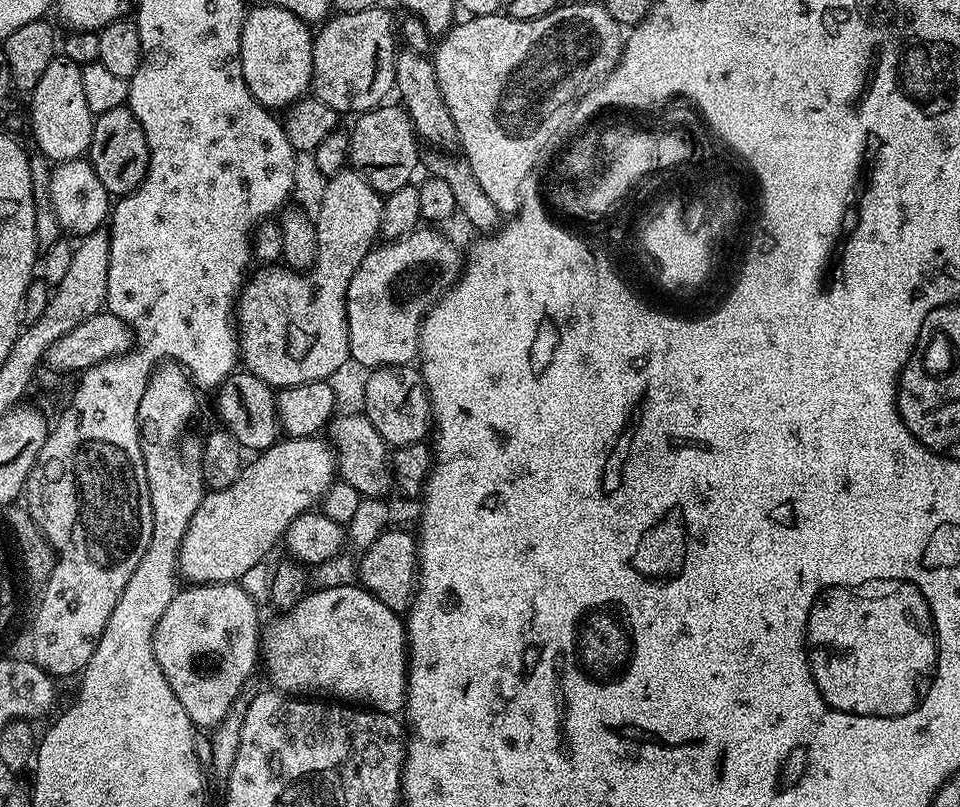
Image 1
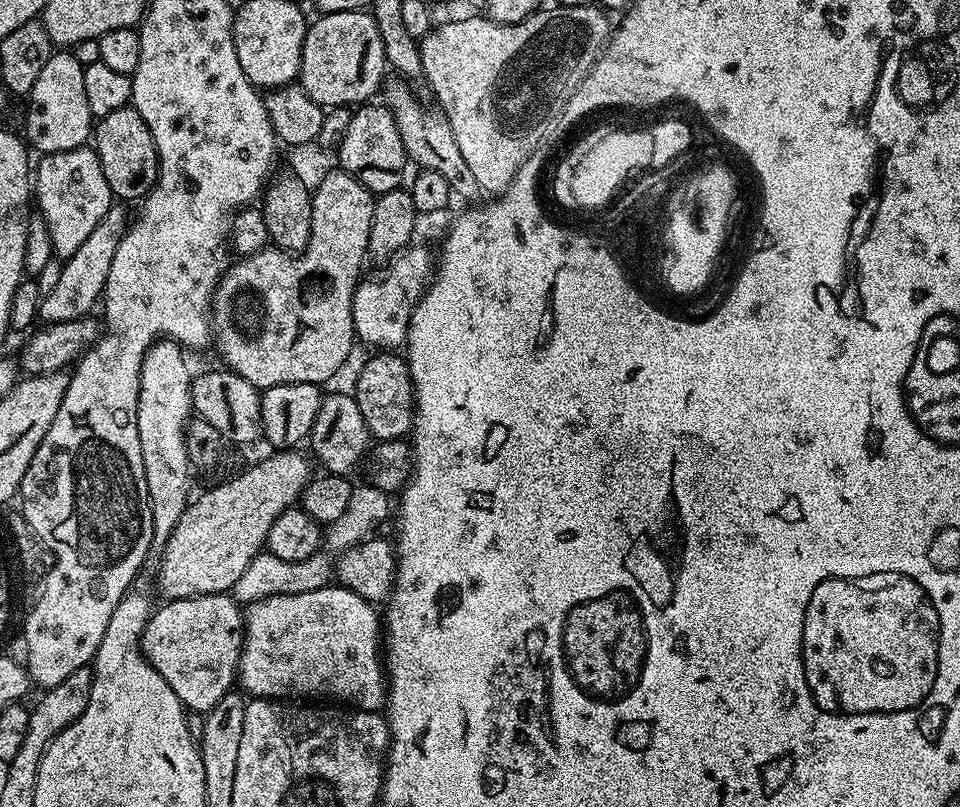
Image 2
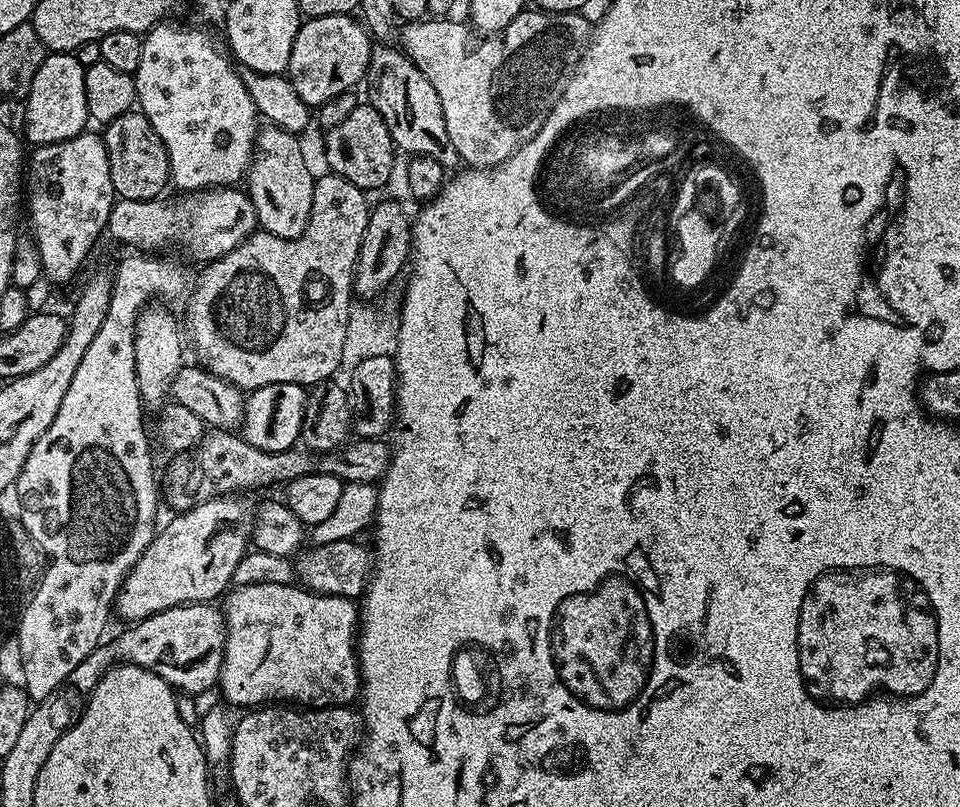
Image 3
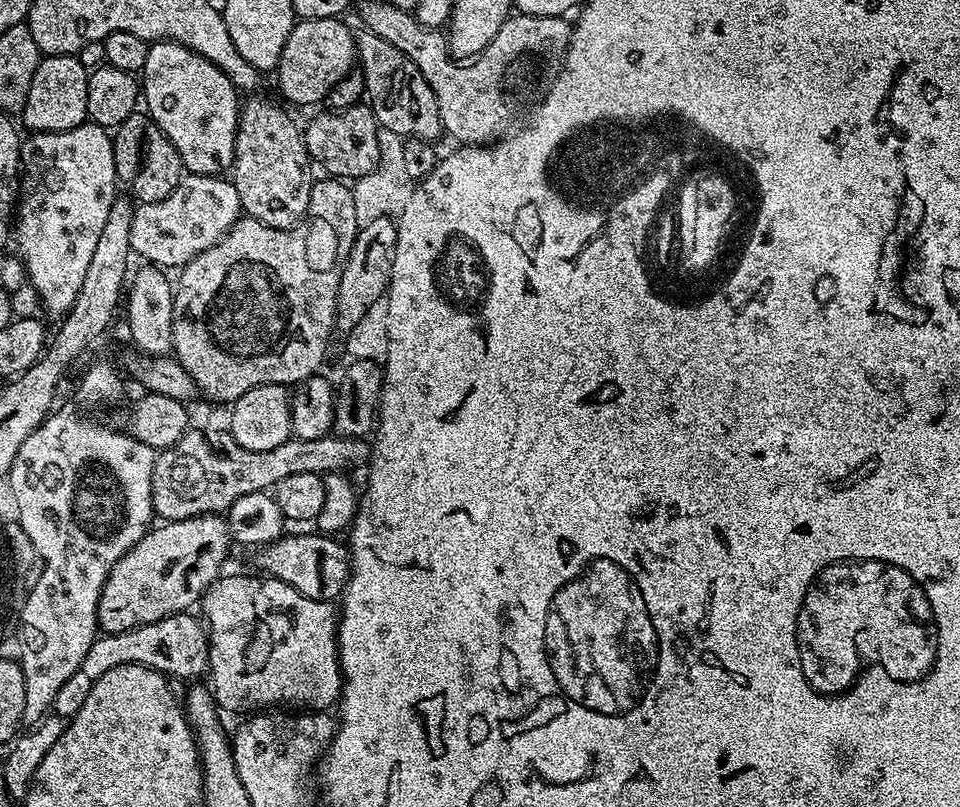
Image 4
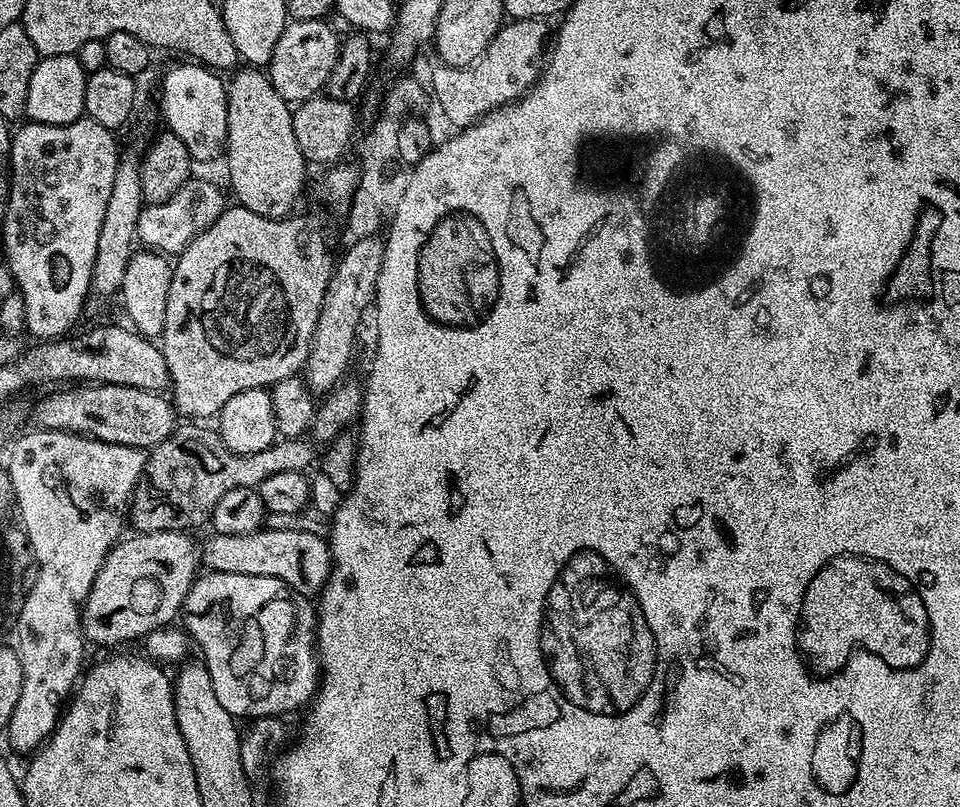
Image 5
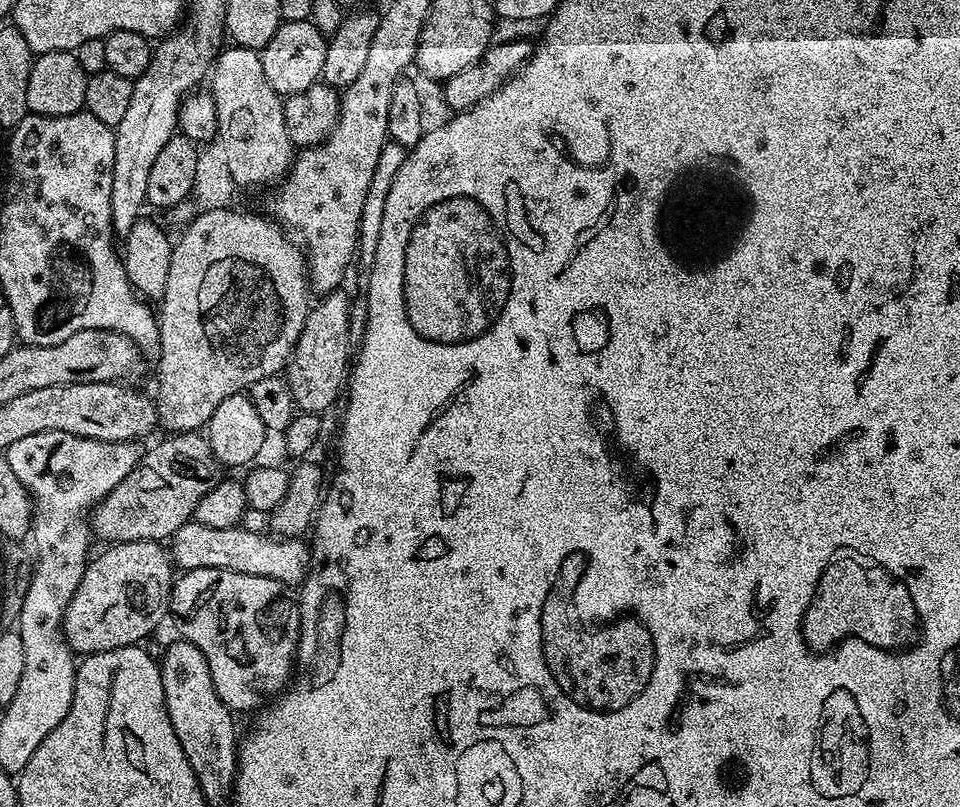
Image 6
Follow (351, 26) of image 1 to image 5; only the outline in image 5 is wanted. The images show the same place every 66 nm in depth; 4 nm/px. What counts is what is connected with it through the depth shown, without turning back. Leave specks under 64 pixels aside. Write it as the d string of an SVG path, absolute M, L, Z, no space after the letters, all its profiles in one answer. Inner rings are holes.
M327 19L293 20L282 30L282 38L278 38L278 46L274 46L274 54L266 65L268 80L289 102L310 100L327 84L330 70L334 70L334 62L338 62L341 37L336 37L334 29L328 25Z

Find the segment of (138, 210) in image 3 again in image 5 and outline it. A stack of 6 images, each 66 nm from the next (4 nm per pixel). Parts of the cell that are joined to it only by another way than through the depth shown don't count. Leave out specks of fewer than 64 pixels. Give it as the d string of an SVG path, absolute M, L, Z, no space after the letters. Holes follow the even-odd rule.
M193 178L166 202L145 205L138 218L137 239L145 247L163 255L179 255L197 234L204 232L221 216L225 207L224 196L216 185Z

